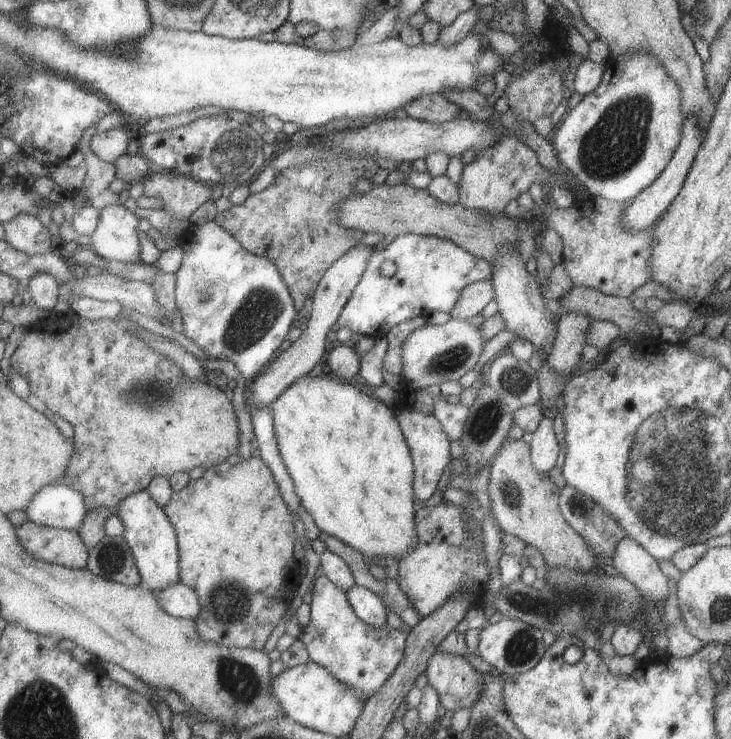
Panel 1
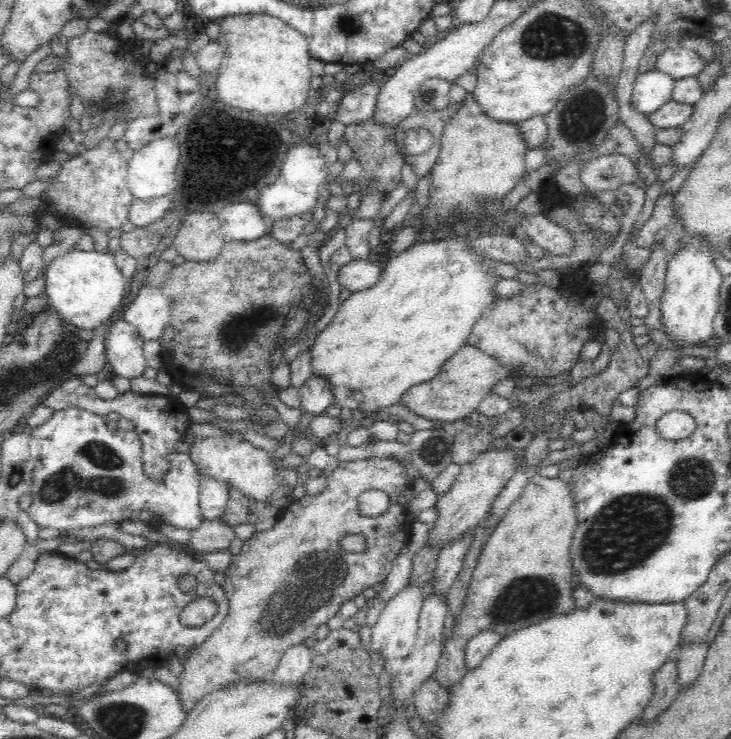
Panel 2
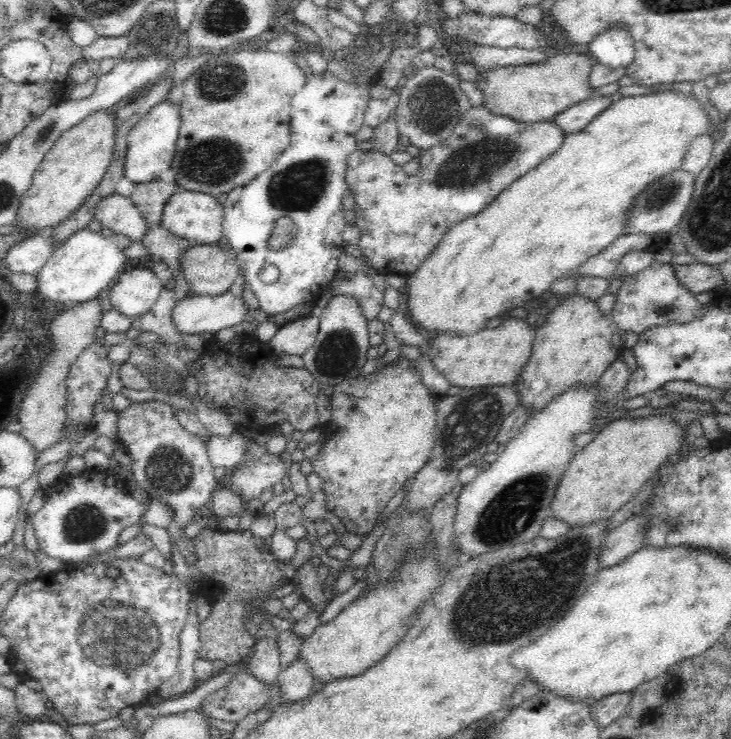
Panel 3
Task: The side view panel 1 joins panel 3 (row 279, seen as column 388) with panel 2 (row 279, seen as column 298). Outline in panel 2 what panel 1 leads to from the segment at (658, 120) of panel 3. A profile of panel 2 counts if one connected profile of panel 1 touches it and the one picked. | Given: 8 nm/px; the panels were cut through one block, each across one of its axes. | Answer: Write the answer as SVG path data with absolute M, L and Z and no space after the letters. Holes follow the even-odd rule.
M446 236L445 238L428 242L414 242L407 250L386 262L384 271L381 273L378 282L374 284L374 286L351 292L350 296L339 305L339 309L332 321L322 332L316 334L316 341L308 350L310 351L310 355L312 355L312 374L326 380L330 385L330 389L333 390L334 395L333 403L340 406L340 408L350 408L350 410L358 409L364 414L377 412L380 416L380 412L383 414L384 410L390 408L394 404L398 404L401 400L401 396L409 388L421 382L432 380L432 378L440 372L440 366L442 366L450 356L454 356L466 343L474 324L481 318L482 314L486 313L486 310L492 306L492 302L498 297L496 293L494 293L494 284L496 284L496 278L500 276L489 273L489 268L485 266L485 263L488 261L489 260L485 260L477 256L474 252L471 252L468 238L463 238L463 236L458 236L458 238Z

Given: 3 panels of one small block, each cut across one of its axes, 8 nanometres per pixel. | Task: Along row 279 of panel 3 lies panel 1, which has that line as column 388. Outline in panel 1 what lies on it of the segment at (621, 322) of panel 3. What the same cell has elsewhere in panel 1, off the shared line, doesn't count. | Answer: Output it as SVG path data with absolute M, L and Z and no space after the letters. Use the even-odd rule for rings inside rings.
M317 574L310 589L313 595L311 620L301 628L297 638L306 645L310 660L324 666L336 680L352 690L362 692L364 700L372 698L398 668L404 656L407 634L388 624L376 628L362 622L350 606L346 592L324 574Z

